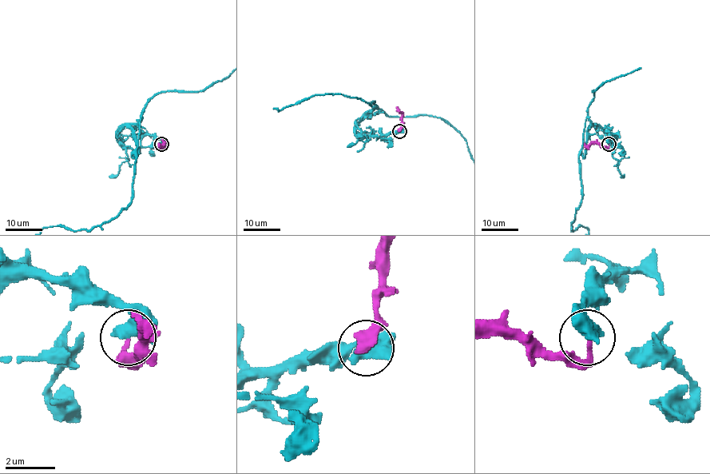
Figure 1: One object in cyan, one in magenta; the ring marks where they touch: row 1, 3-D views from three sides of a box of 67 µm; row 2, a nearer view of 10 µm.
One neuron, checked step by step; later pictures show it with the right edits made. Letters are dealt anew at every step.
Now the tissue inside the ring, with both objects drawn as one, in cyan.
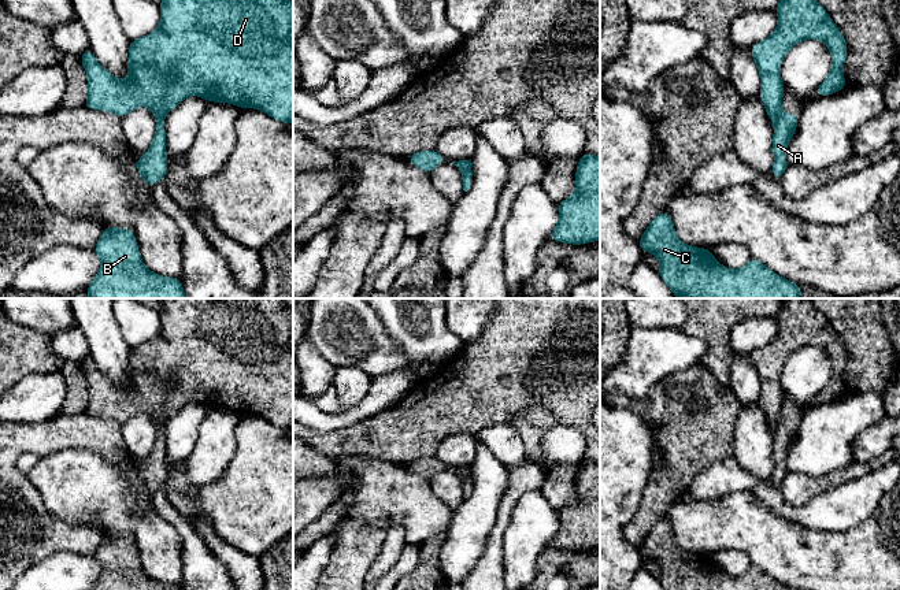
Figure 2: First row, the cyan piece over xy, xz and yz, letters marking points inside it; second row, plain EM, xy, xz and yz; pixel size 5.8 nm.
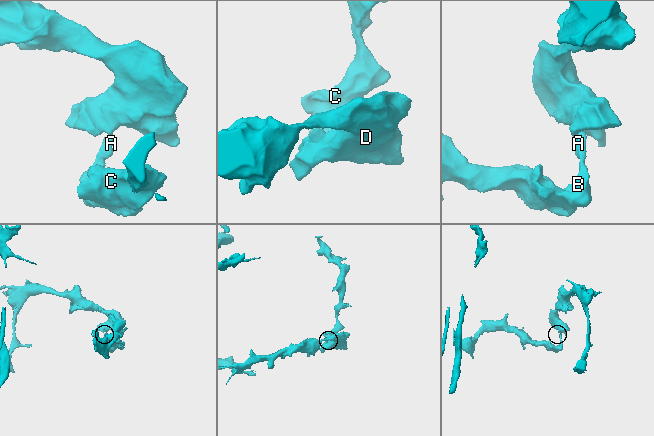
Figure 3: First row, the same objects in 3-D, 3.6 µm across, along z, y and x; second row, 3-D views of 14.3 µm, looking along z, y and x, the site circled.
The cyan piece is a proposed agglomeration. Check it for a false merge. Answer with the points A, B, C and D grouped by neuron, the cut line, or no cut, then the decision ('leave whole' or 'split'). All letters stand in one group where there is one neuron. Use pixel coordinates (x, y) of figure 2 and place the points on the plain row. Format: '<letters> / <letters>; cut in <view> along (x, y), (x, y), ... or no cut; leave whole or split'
A B C / D; cut in yz along (781, 419), (774, 429); split

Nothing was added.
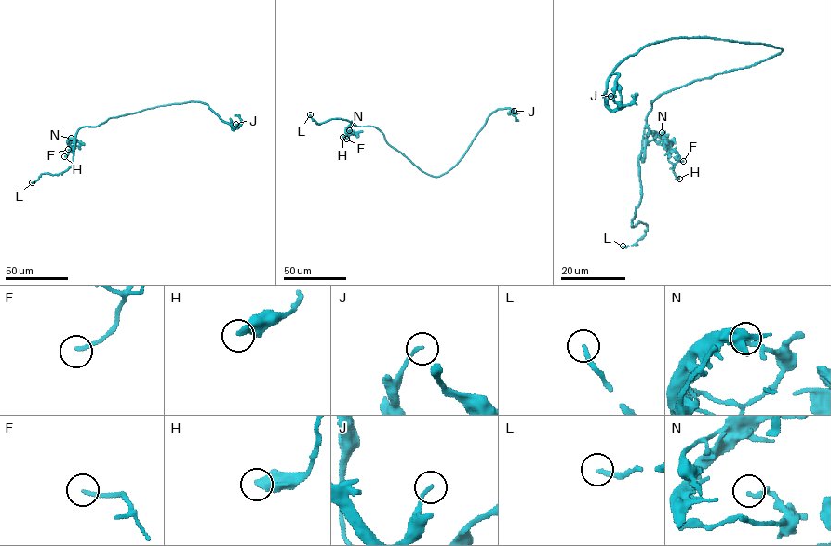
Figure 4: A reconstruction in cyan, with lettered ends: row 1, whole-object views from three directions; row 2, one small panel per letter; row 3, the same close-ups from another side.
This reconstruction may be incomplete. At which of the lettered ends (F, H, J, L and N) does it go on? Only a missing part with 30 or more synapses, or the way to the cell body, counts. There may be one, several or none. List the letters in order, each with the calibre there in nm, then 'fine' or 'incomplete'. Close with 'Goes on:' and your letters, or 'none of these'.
F: 170 nm thick; fine
H: 360 nm thick; fine
J: 130 nm thick; fine
L: 190 nm thick; fine
N: 200 nm thick; fine
Goes on: none of these

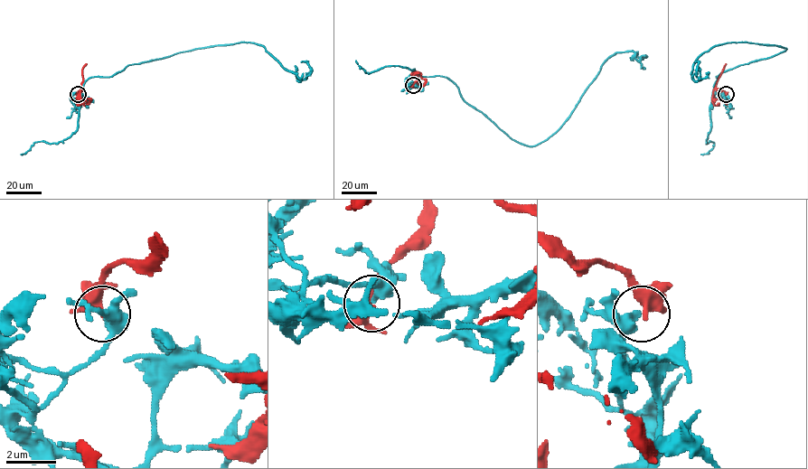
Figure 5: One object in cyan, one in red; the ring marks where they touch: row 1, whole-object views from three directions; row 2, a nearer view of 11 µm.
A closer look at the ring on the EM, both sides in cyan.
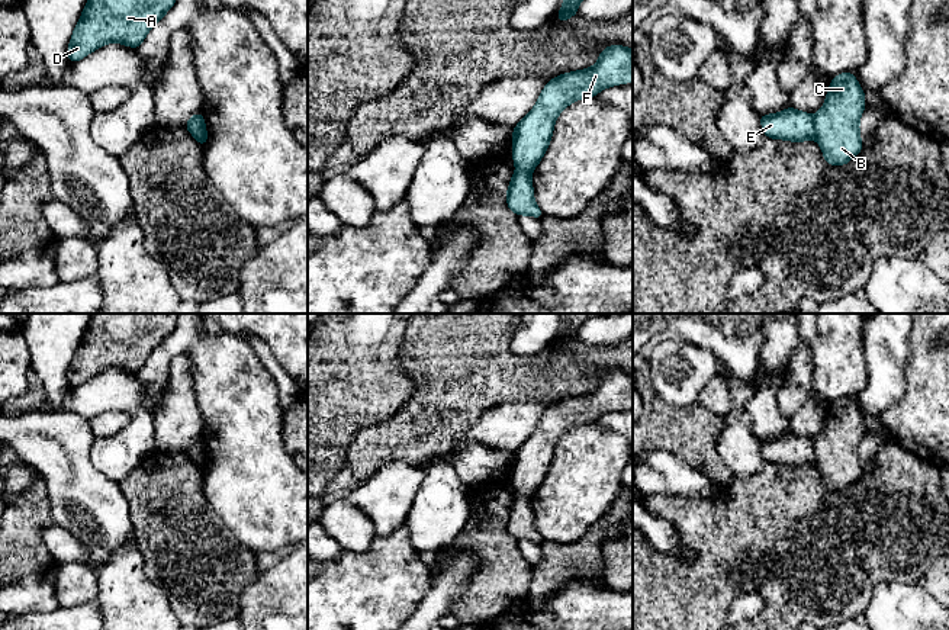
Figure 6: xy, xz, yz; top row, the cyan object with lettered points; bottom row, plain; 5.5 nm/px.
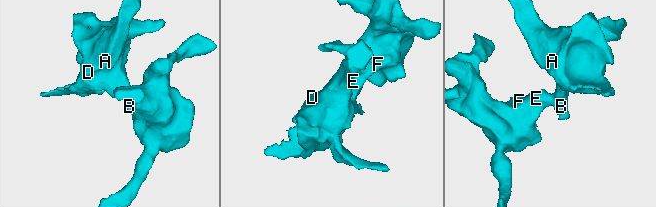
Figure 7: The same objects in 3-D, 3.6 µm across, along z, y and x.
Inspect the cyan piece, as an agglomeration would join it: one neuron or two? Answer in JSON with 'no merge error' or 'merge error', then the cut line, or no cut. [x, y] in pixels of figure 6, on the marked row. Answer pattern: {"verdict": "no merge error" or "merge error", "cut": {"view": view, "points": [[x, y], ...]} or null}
{"verdict": "merge error", "cut": {"view": "yz", "points": [[813, 116], [816, 137]]}}

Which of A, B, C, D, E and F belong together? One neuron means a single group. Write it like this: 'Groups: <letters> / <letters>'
Groups: A B C D / E F

